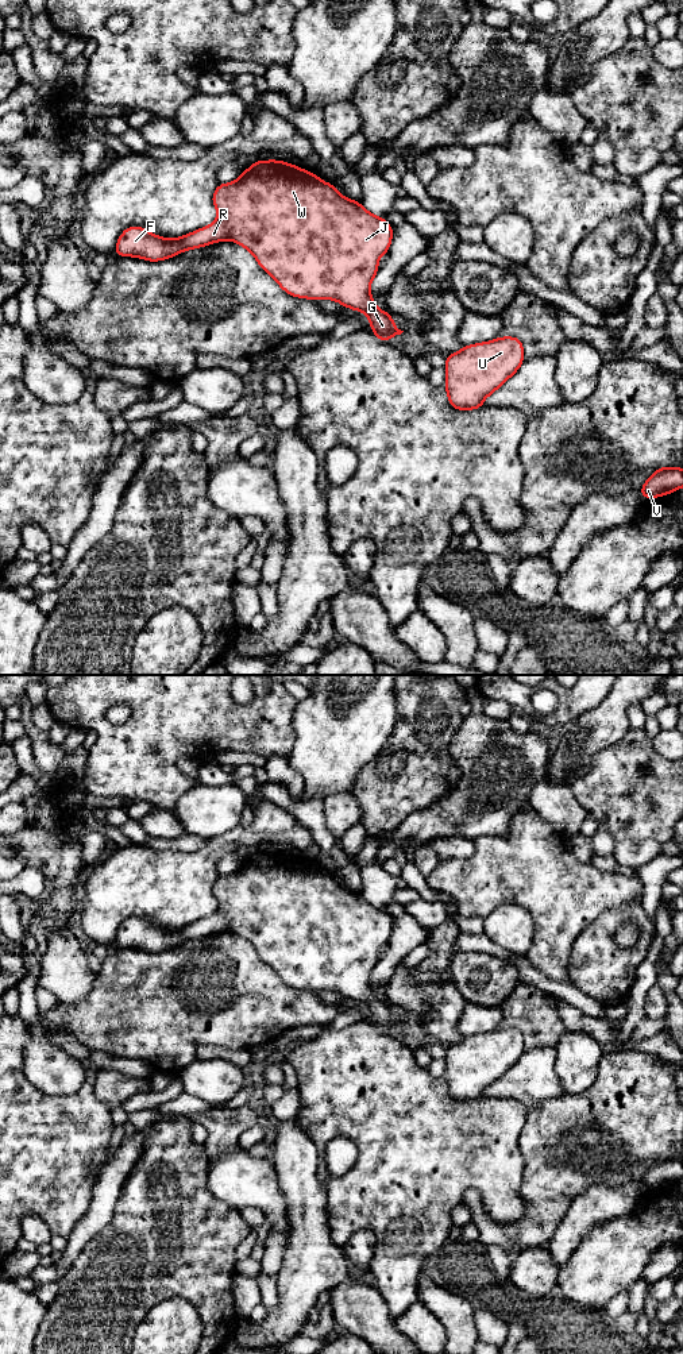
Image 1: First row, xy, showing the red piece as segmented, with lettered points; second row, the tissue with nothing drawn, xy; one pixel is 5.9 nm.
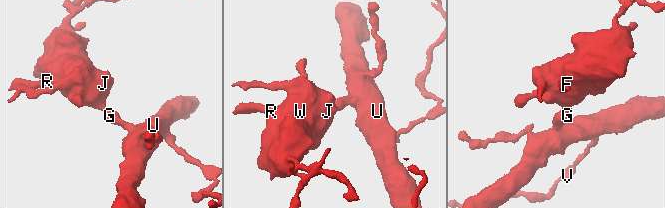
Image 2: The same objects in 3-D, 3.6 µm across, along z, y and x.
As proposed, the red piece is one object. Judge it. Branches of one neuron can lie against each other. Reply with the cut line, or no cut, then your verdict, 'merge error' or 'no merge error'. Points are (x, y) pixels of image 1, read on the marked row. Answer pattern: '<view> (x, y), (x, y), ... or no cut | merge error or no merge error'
no cut | no merge error

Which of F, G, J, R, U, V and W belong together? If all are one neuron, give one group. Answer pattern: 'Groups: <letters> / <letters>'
Groups: F G J R U V W

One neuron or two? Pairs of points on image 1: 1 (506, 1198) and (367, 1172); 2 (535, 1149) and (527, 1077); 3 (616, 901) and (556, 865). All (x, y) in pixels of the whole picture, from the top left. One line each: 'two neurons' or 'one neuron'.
1: one neuron
2: two neurons
3: one neuron

